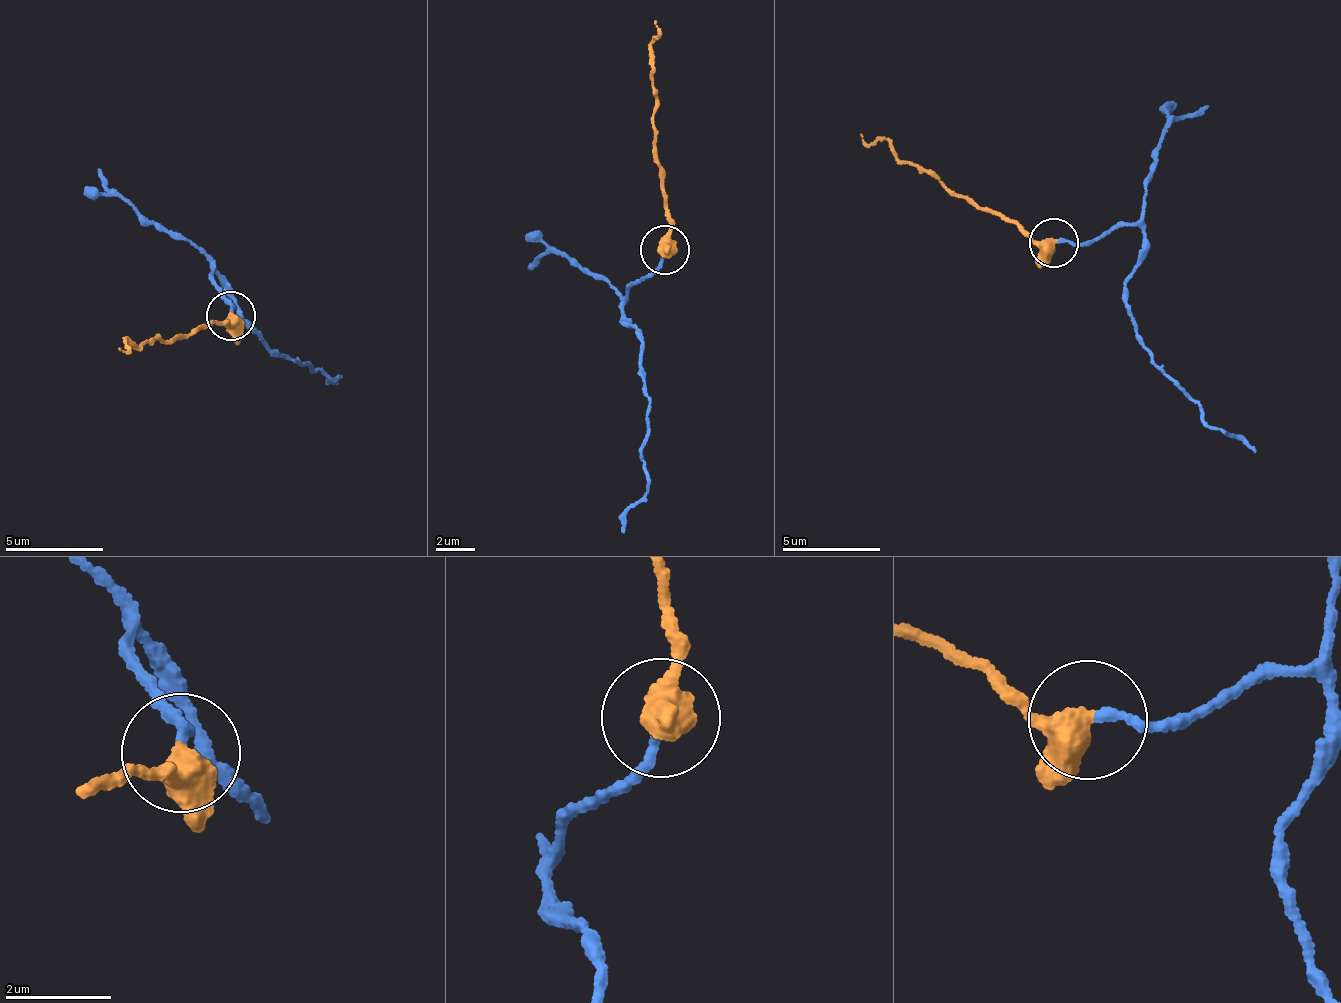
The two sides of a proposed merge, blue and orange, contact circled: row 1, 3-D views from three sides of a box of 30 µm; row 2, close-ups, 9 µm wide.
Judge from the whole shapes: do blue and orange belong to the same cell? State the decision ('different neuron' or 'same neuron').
same neuron

